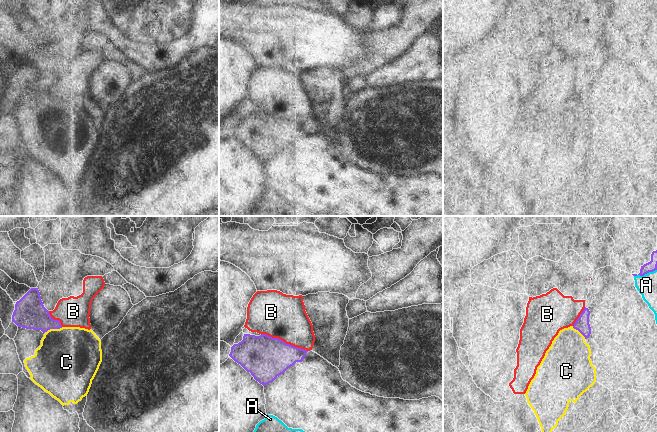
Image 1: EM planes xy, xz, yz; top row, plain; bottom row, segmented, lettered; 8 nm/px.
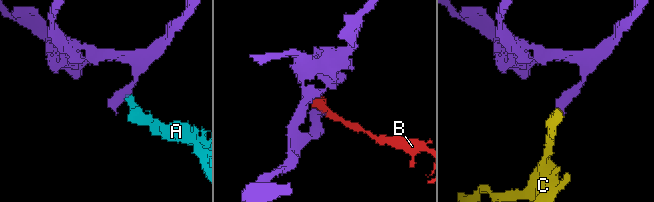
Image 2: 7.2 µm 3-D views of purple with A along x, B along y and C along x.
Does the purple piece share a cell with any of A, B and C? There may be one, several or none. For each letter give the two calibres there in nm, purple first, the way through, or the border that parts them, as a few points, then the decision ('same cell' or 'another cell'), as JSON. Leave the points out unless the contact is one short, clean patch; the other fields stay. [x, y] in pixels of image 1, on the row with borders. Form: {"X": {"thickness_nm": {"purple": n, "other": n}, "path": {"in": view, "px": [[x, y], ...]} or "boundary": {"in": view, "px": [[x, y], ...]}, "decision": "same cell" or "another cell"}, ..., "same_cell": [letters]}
{"A": {"thickness_nm": {"purple": 90, "other": 160}, "boundary": {"in": "yz", "px": [[656, 269], [643, 275], [634, 276]]}, "decision": "another cell"}, "B": {"thickness_nm": {"purple": 340, "other": 360}, "boundary": {"in": "xz", "px": [[261, 334], [280, 338], [286, 343], [307, 351]]}, "decision": "another cell"}, "C": {"thickness_nm": {"purple": 260, "other": 460}, "path": {"in": "xy", "px": [[30, 313], [53, 328], [61, 350], [66, 356]]}, "decision": "same cell"}, "same_cell": ["C"]}

